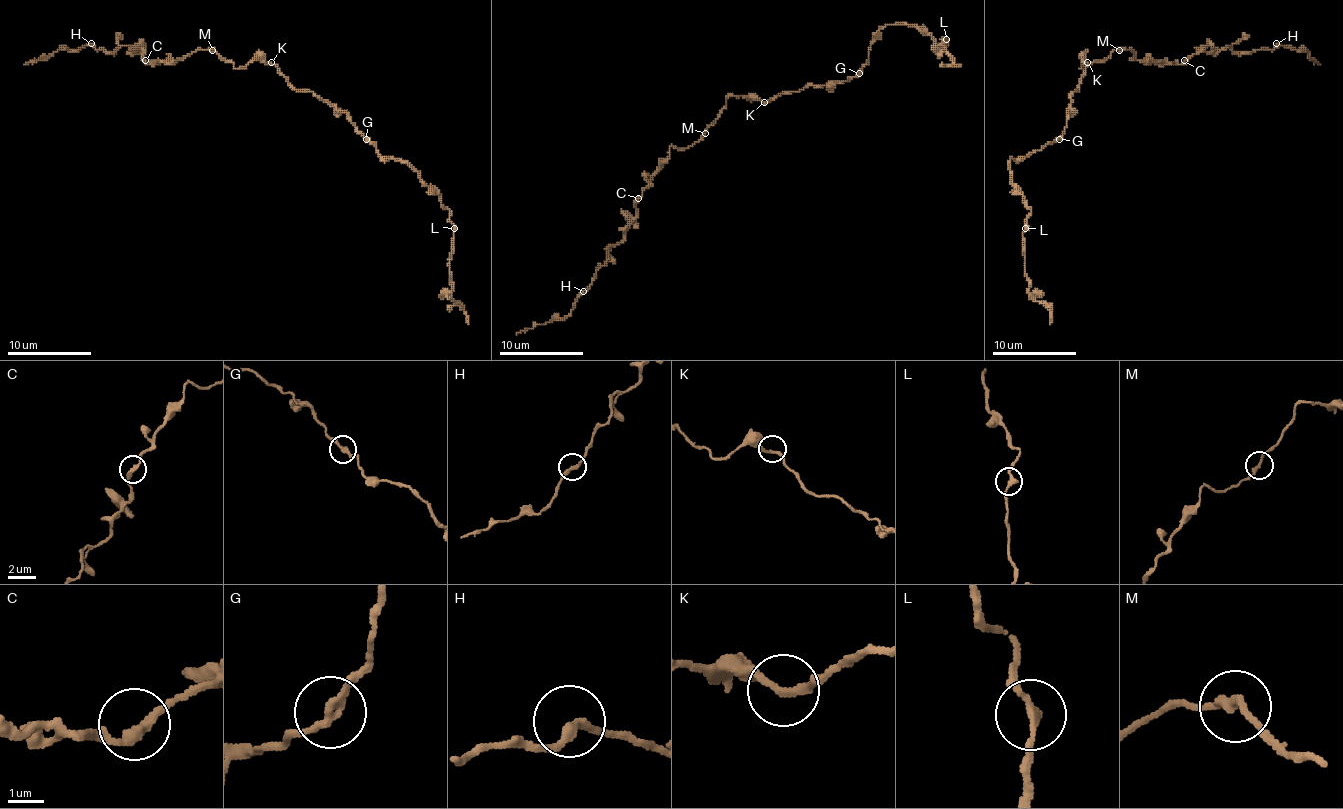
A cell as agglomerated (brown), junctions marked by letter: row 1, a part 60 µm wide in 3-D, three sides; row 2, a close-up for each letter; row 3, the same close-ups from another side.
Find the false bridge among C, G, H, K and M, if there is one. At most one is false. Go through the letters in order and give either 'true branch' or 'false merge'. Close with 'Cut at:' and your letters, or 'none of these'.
C: true branch
G: true branch
H: true branch
K: true branch
M: true branch
Cut at: none of these

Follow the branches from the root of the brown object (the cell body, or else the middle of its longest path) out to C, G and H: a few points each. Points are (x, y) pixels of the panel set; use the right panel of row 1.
C: (1087, 64), (1083, 60), (1081, 68), (1102, 62), (1115, 50), (1132, 50), (1134, 60), (1178, 64), (1184, 60)
G: (1087, 64), (1085, 75), (1071, 96), (1069, 119), (1064, 133), (1058, 140)
H: (1087, 64), (1115, 50), (1182, 64), (1199, 52), (1276, 43)

